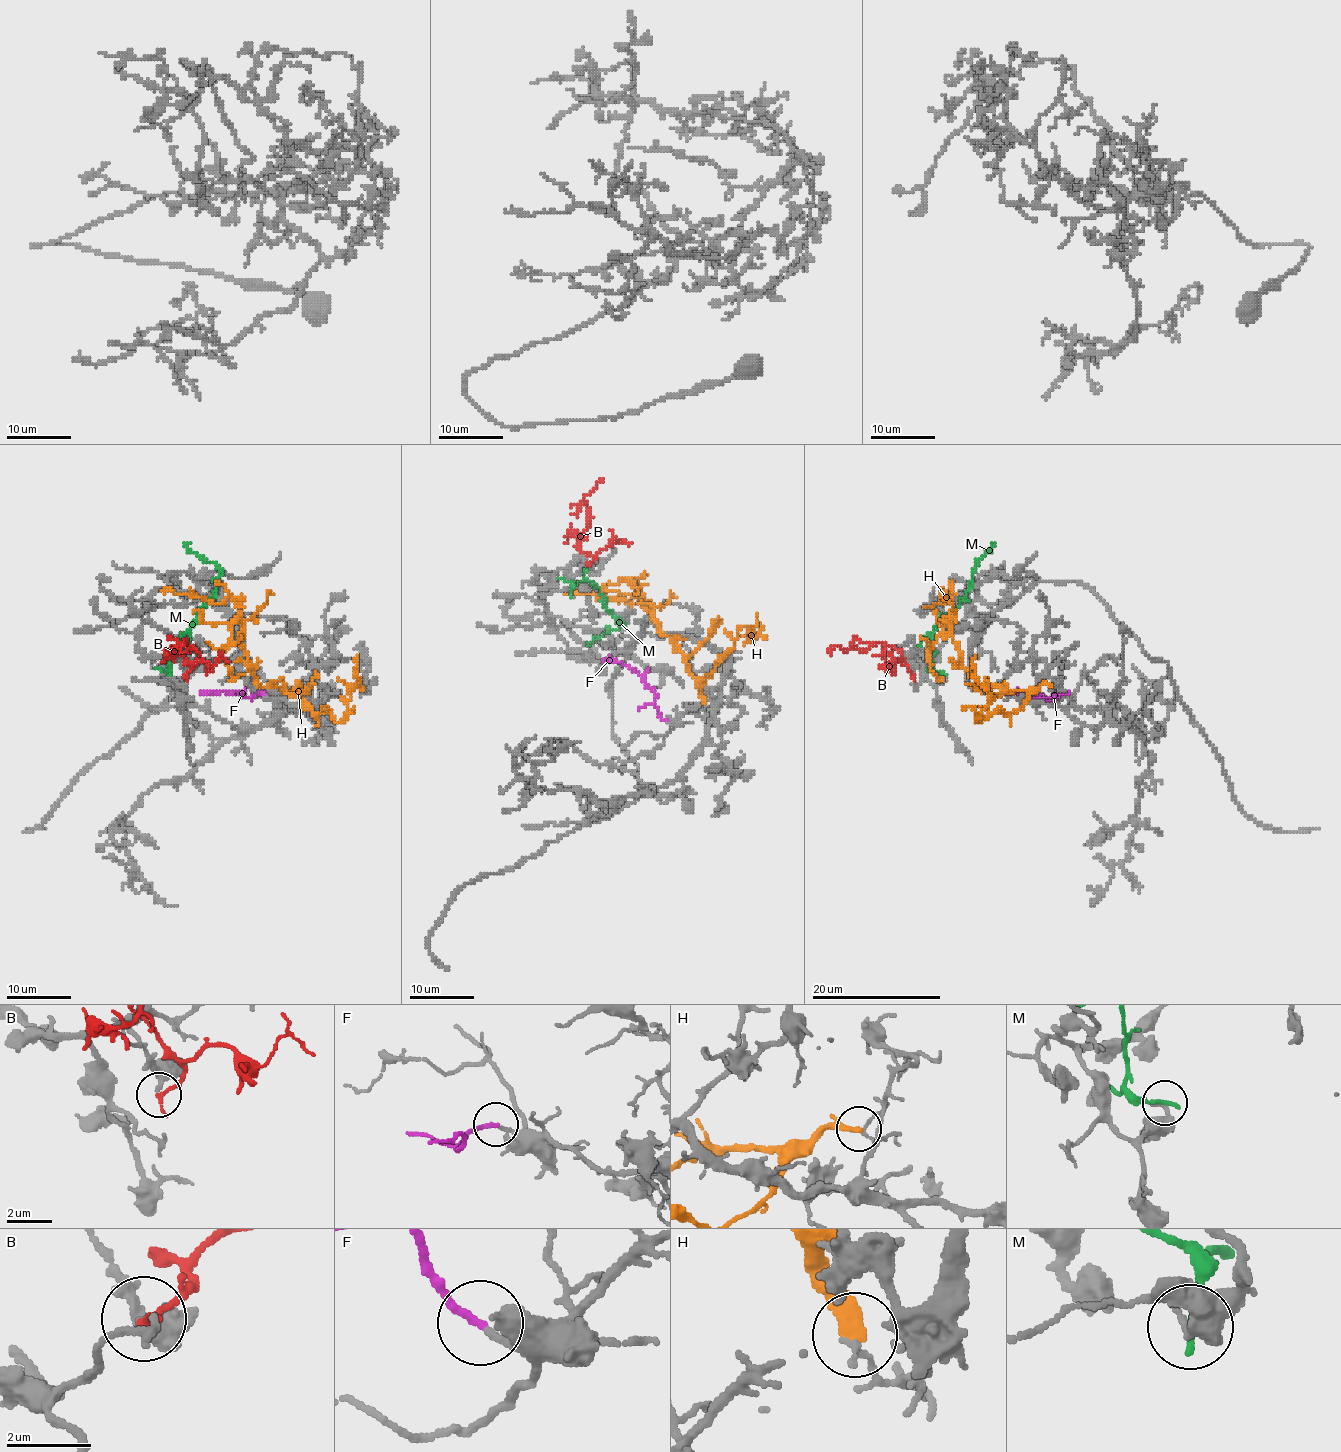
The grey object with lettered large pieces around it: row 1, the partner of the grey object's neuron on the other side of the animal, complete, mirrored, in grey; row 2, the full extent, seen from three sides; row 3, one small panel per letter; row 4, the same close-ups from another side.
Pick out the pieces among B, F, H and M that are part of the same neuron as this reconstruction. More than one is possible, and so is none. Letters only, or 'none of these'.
F

